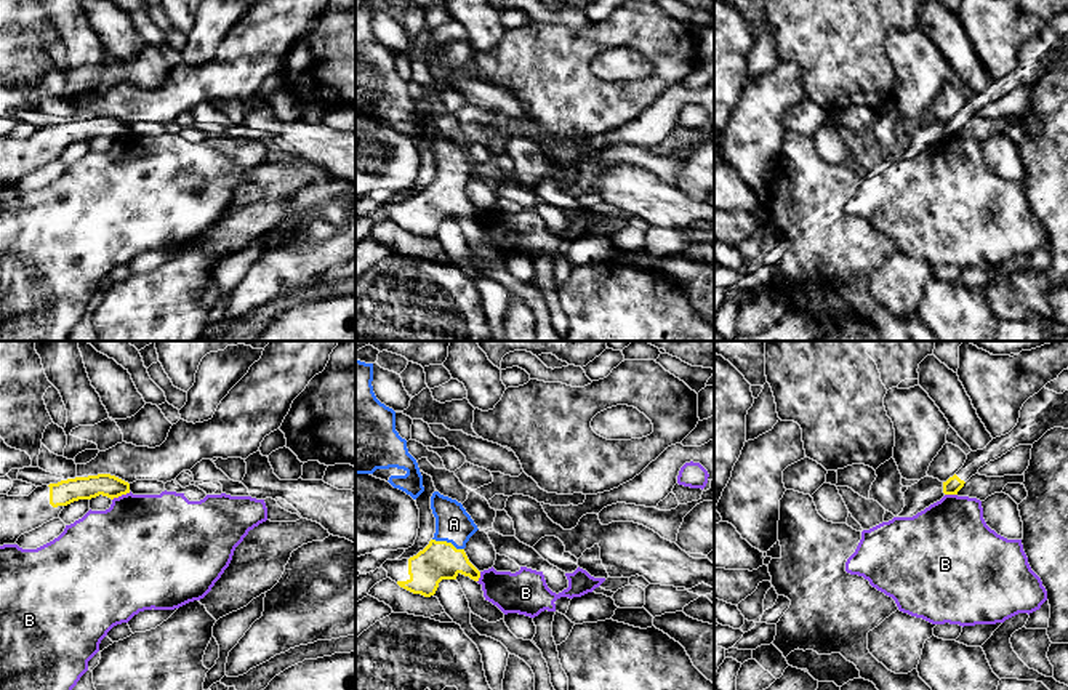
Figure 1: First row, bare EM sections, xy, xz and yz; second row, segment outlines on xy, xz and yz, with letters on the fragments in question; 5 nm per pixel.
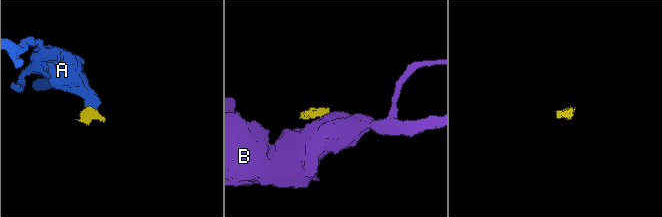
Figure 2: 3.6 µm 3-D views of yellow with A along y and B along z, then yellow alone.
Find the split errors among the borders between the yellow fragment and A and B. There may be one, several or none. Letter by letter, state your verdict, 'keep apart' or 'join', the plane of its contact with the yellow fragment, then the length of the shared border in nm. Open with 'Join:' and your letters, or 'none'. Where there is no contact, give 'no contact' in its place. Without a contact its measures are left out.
Join: A
A: join; contact in xz; length 170 nm
B: keep apart; contact in xy; length 100 nm

